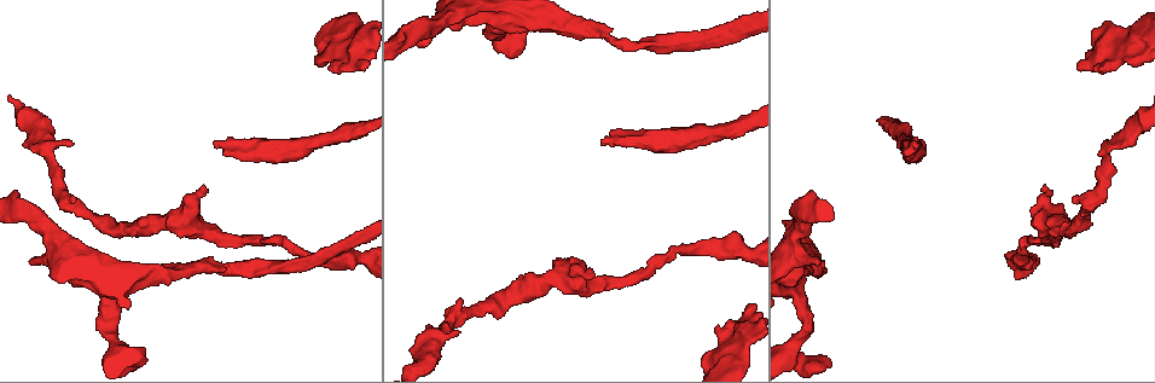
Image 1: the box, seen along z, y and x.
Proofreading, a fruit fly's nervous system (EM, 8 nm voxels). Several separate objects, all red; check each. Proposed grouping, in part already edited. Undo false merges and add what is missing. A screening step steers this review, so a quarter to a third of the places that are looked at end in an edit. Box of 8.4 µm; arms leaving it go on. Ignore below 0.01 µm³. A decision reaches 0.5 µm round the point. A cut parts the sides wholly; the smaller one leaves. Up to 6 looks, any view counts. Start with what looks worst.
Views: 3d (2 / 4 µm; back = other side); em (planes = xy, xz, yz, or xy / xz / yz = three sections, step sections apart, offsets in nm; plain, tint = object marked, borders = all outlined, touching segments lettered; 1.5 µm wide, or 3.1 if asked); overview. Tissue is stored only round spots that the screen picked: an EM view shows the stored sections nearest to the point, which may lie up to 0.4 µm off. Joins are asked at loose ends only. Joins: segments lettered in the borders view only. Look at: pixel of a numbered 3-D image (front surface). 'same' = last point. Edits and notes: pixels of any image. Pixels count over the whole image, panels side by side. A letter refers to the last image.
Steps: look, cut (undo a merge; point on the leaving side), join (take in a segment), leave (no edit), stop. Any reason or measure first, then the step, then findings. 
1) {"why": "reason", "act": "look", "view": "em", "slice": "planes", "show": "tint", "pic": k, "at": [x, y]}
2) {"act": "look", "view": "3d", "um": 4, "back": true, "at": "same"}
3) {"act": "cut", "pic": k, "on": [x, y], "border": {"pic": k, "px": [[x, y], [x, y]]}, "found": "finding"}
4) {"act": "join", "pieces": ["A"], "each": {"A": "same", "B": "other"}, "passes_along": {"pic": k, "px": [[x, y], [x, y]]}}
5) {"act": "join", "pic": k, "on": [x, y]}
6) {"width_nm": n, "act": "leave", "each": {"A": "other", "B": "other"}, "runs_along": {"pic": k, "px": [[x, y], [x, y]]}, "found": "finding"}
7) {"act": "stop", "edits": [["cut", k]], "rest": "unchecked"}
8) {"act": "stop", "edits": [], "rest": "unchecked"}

{"why": "free end", "act": "look", "view": "em", "slice": "yz", "step": 8, "show": "borders", "pic": 1, "at": [213, 144]}

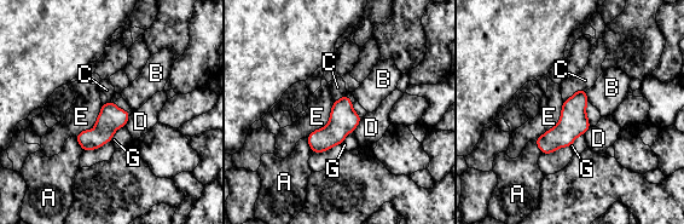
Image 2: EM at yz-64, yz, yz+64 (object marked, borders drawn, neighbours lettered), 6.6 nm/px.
{"act": "look", "view": "em", "slice": "xy", "step": 8, "show": "borders", "at": "same"}

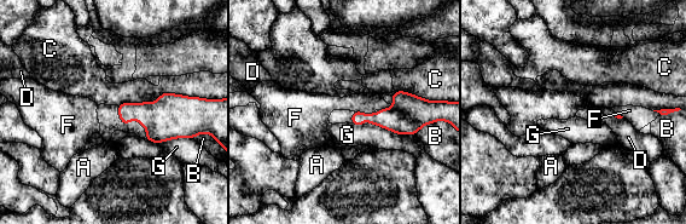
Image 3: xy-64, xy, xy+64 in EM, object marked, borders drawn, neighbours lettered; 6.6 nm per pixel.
{"act": "join", "pieces": ["F"], "each": {"A": "other", "B": "other", "C": "other", "D": "other", "F": "same", "G": "other"}, "passes_along": {"pic": 3, "px": [[412, 112], [388, 108], [367, 103]]}, "found": "it goes on there"}

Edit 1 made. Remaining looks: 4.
{"why": "redraw", "act": "look", "view": "overview"}

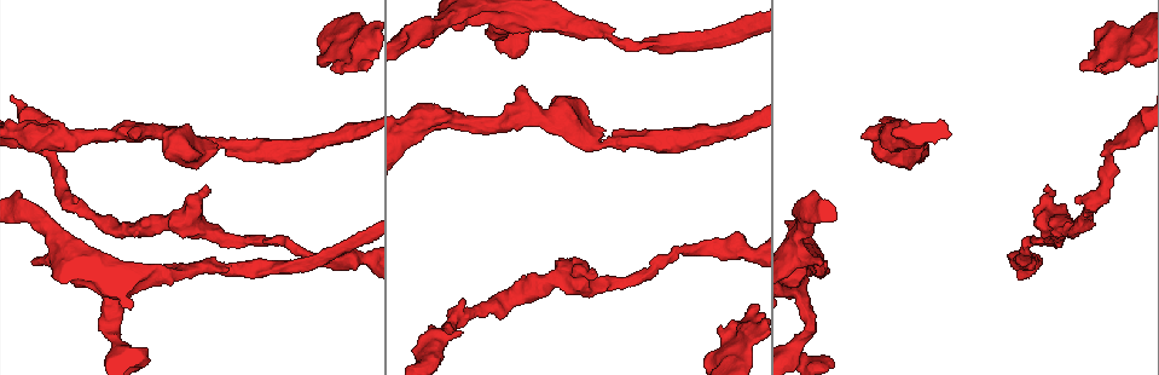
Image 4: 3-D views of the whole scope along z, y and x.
{"why": "branch stops here", "act": "look", "view": "em", "slice": "planes", "show": "borders", "pic": 4, "at": [32, 263]}

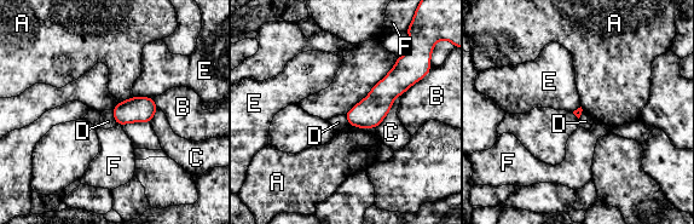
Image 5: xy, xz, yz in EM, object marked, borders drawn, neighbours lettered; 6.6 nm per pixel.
{"longest_contact_nm": ["C", 280], "act": "leave", "each": {"A": "other", "B": "other", "C": "other", "D": "other", "E": "other", "F": "other"}, "border": {"pic": 5, "px": [[111, 110], [116, 122]]}, "found": "none of them fits"}

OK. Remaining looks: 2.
{"why": "free end", "act": "look", "view": "em", "um": 3.1, "slice": "planes", "show": "borders", "pic": 4, "at": [1050, 192]}

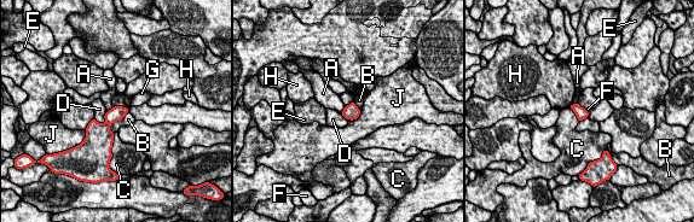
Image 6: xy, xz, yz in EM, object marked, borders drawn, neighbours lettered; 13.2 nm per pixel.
{"act": "leave", "each": {"A": "other", "B": "other", "C": "other", "D": "other", "E": "other", "F": "other", "G": "other", "H": "other", "J": "other"}, "found": "no lettered segment goes on from it"}

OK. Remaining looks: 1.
{"act": "stop", "edits": [["join", 3]], "rest": "unchecked"}

